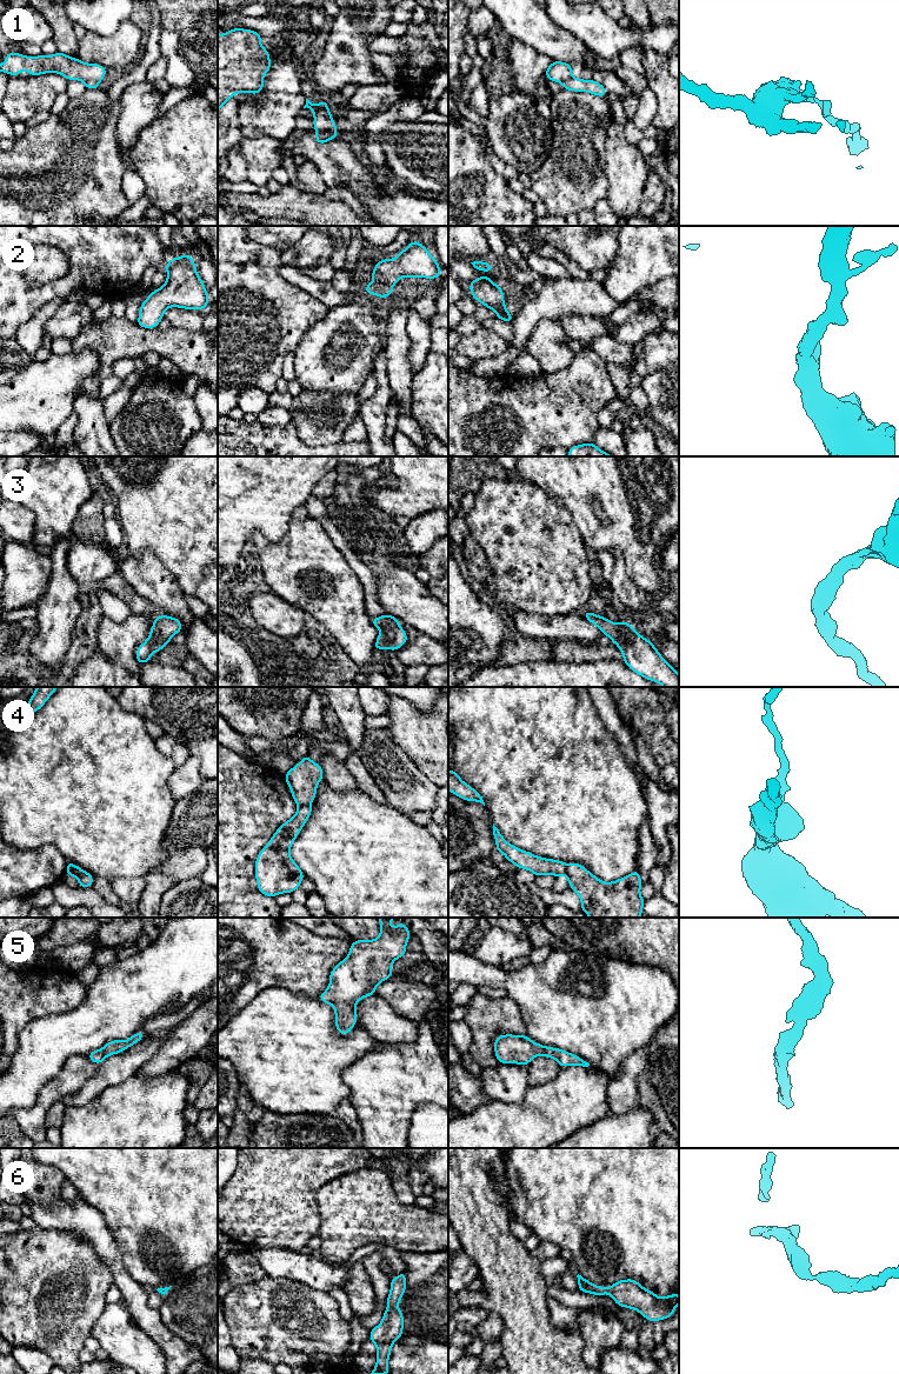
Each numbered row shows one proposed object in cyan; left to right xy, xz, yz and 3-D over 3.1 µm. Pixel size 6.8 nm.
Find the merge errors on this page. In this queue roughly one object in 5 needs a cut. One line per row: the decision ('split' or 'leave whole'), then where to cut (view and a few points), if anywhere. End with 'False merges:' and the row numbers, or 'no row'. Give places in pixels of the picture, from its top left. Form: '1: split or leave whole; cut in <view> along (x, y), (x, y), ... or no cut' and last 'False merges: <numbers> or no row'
1: split; cut in xz along (314, 114), (324, 111), (331, 117)
2: leave whole; no cut
3: leave whole; no cut
4: split; cut in xz along (308, 804), (298, 806)
5: leave whole; no cut
6: leave whole; no cut
False merges: 1, 4

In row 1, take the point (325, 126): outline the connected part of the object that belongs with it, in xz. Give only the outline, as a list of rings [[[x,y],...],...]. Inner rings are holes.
[[[319,111],[313,121],[313,127],[317,132],[317,144],[326,144],[333,138],[339,138],[337,125],[332,116],[327,115],[325,111]]]

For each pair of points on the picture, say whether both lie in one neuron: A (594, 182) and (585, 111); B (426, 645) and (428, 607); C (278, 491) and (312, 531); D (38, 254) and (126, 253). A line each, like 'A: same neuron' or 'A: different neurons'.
A: same neuron
B: different neurons
C: different neurons
D: different neurons

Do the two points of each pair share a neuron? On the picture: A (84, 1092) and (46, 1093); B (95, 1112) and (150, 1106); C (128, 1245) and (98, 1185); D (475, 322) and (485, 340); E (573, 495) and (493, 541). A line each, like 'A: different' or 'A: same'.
A: different
B: same
C: same
D: different
E: different

